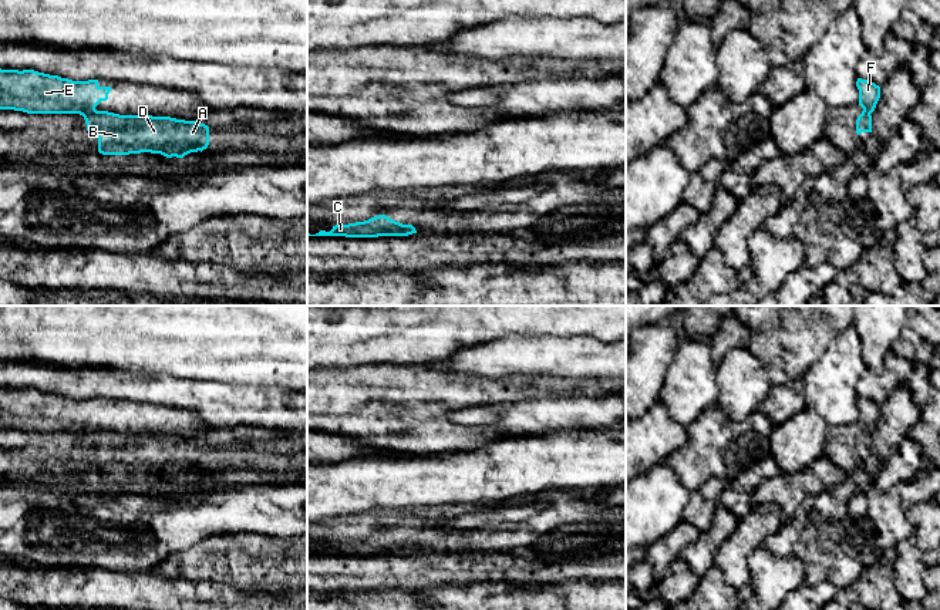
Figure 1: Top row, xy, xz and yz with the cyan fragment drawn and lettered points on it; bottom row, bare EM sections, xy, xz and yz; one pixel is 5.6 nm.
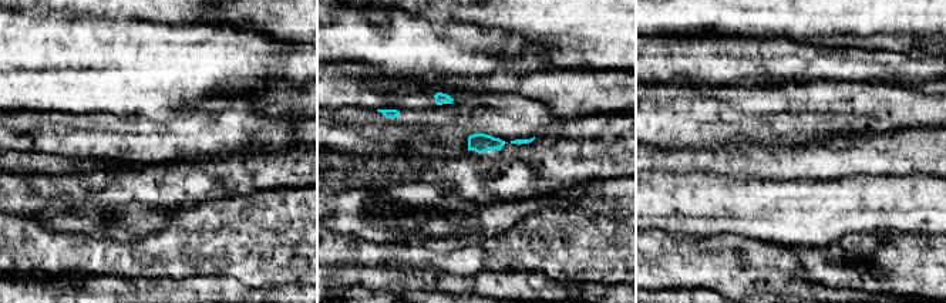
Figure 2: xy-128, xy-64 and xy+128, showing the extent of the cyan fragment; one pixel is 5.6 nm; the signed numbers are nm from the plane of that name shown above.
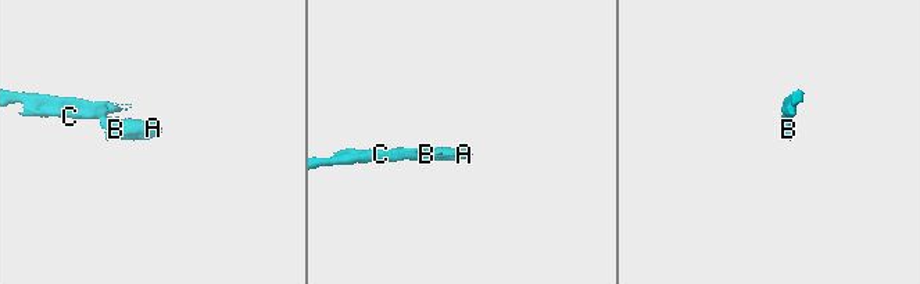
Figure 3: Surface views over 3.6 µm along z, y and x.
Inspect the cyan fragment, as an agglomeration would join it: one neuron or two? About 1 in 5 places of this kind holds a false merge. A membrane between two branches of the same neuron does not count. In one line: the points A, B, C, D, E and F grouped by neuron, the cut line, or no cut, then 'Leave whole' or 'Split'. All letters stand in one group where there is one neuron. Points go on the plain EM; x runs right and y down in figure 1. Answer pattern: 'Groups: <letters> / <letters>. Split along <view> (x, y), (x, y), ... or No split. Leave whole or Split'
Groups: A B D / C E F. Split along xy (95, 428), (87, 430), (83, 434). Split

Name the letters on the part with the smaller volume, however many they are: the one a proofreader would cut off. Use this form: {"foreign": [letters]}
{"foreign": ["A", "B", "D"]}

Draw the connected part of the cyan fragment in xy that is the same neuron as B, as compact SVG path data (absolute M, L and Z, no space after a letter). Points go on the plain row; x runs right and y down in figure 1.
M94 429L82 434L87 449L98 455L102 473L161 472L183 476L209 464L209 445L196 439Z

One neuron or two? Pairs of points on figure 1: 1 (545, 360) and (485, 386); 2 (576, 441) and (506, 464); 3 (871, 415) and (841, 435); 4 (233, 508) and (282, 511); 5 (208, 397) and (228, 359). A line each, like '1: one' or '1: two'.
1: two
2: one
3: one
4: one
5: two

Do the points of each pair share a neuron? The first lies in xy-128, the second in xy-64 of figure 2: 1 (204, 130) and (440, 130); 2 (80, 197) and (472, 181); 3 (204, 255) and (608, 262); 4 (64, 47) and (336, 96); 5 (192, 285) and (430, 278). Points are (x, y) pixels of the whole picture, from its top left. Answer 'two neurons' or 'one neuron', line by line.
1: one neuron
2: one neuron
3: one neuron
4: one neuron
5: one neuron

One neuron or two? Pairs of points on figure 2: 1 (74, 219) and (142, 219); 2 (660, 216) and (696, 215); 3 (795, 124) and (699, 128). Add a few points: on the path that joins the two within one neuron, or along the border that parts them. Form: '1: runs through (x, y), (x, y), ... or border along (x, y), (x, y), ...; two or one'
1: runs through (91, 219), (103, 222), (125, 221); one
2: runs through (669, 215), (687, 215); one
3: runs through (771, 124), (723, 124); one

